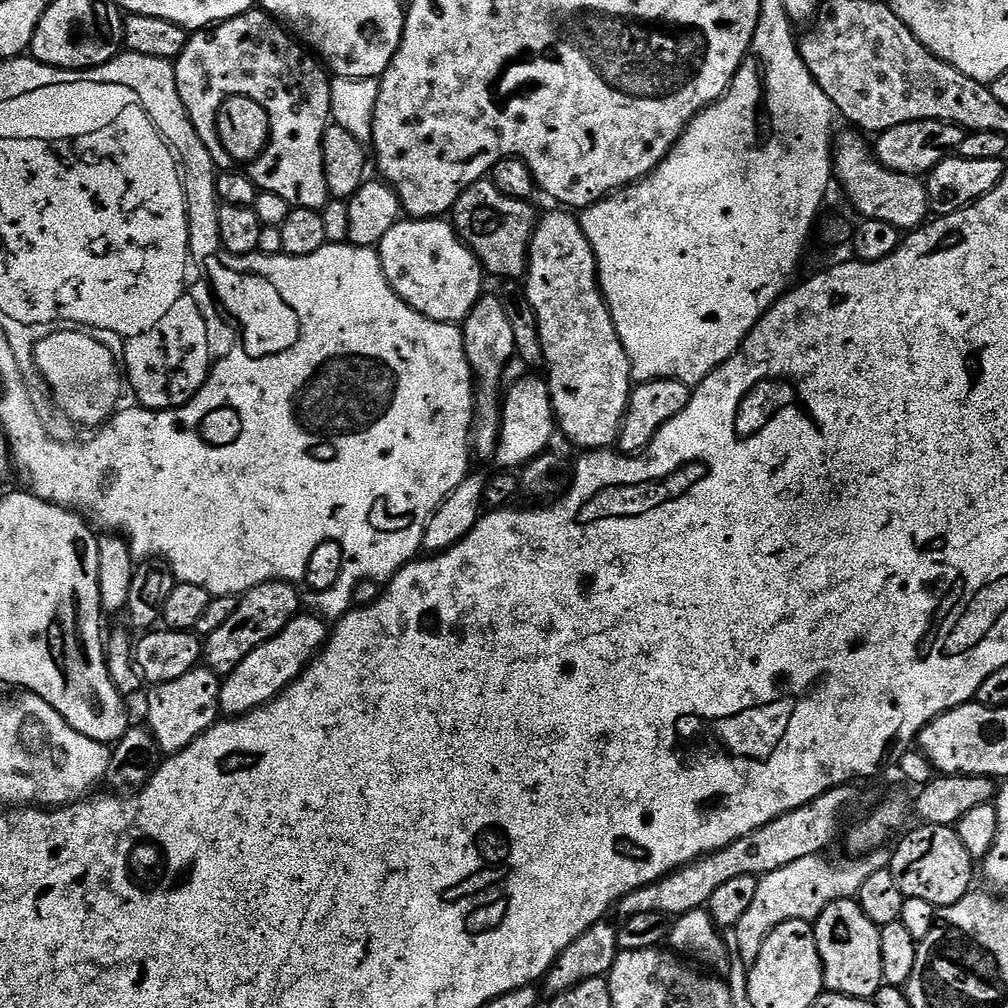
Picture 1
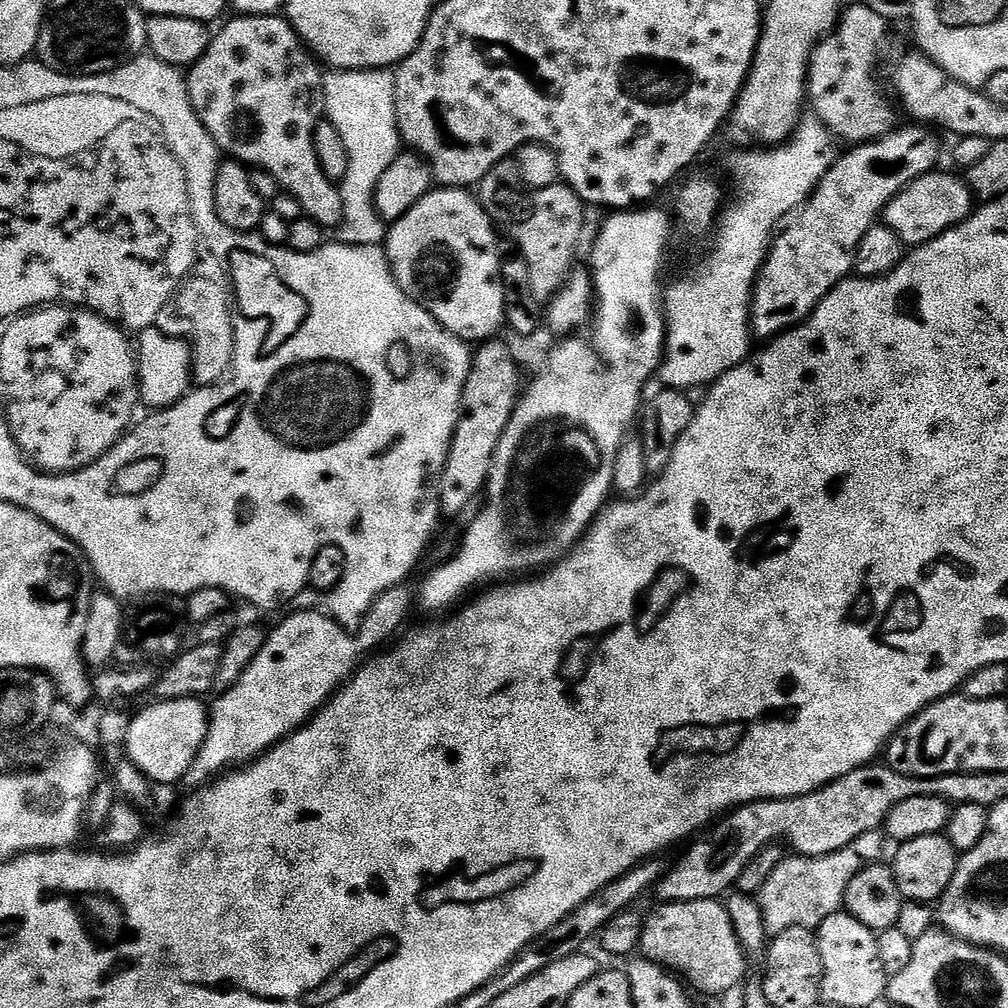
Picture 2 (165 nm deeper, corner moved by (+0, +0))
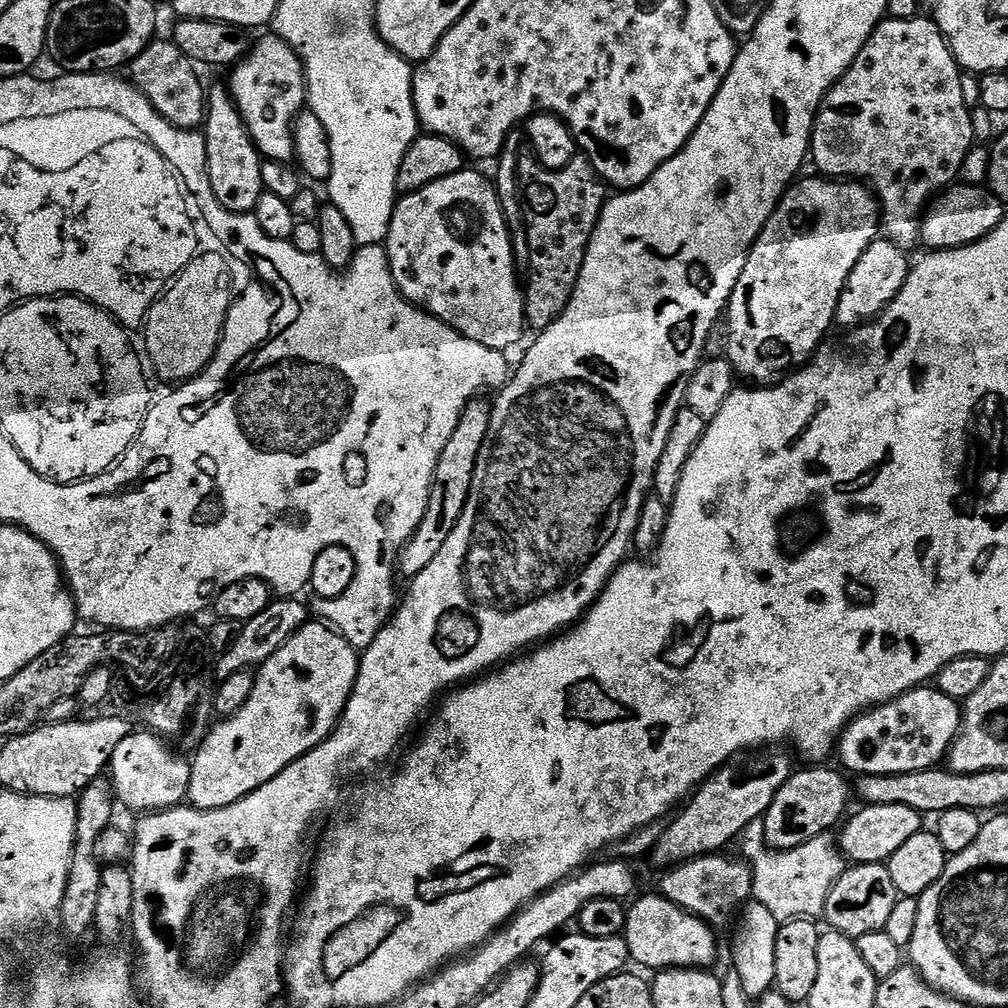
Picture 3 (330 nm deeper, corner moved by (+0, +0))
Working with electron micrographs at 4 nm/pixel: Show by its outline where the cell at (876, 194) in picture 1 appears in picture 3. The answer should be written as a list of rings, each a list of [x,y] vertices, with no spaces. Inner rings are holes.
[[[957,183],[944,189],[928,205],[920,222],[920,244],[933,252],[945,252],[962,246],[970,246],[998,226],[1006,214],[1005,201],[999,200],[987,186]]]

